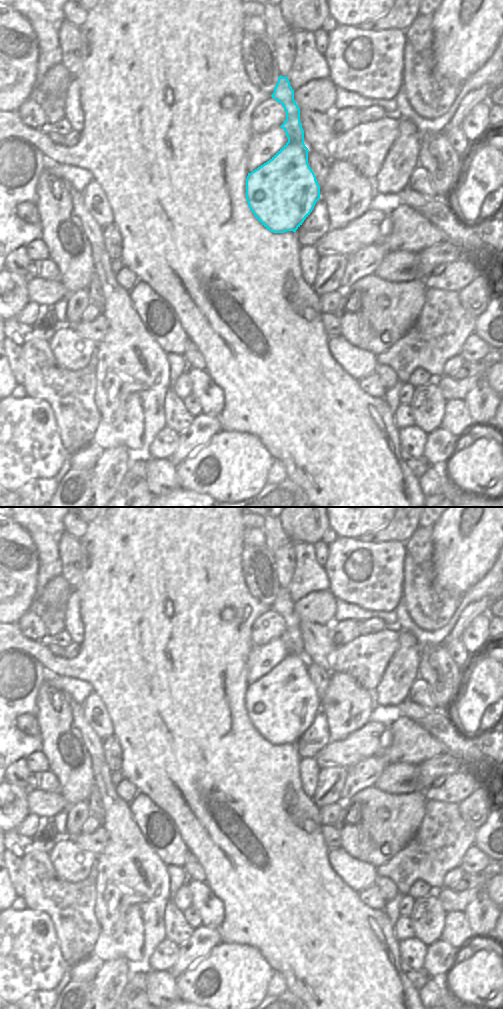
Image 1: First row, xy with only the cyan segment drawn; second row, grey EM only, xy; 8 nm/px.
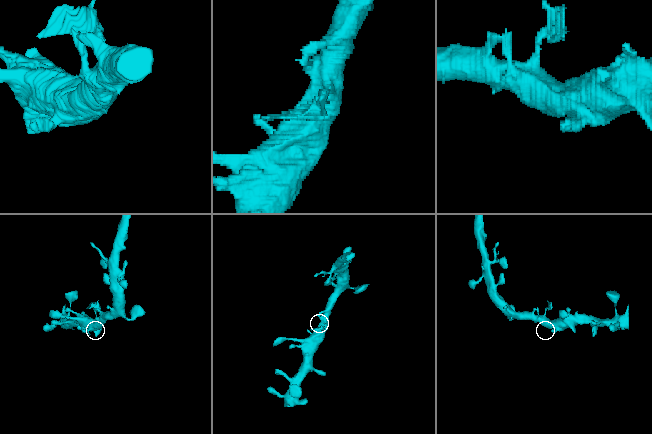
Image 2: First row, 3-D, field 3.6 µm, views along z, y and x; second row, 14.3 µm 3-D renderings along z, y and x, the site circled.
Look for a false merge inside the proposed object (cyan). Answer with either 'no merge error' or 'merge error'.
no merge error

